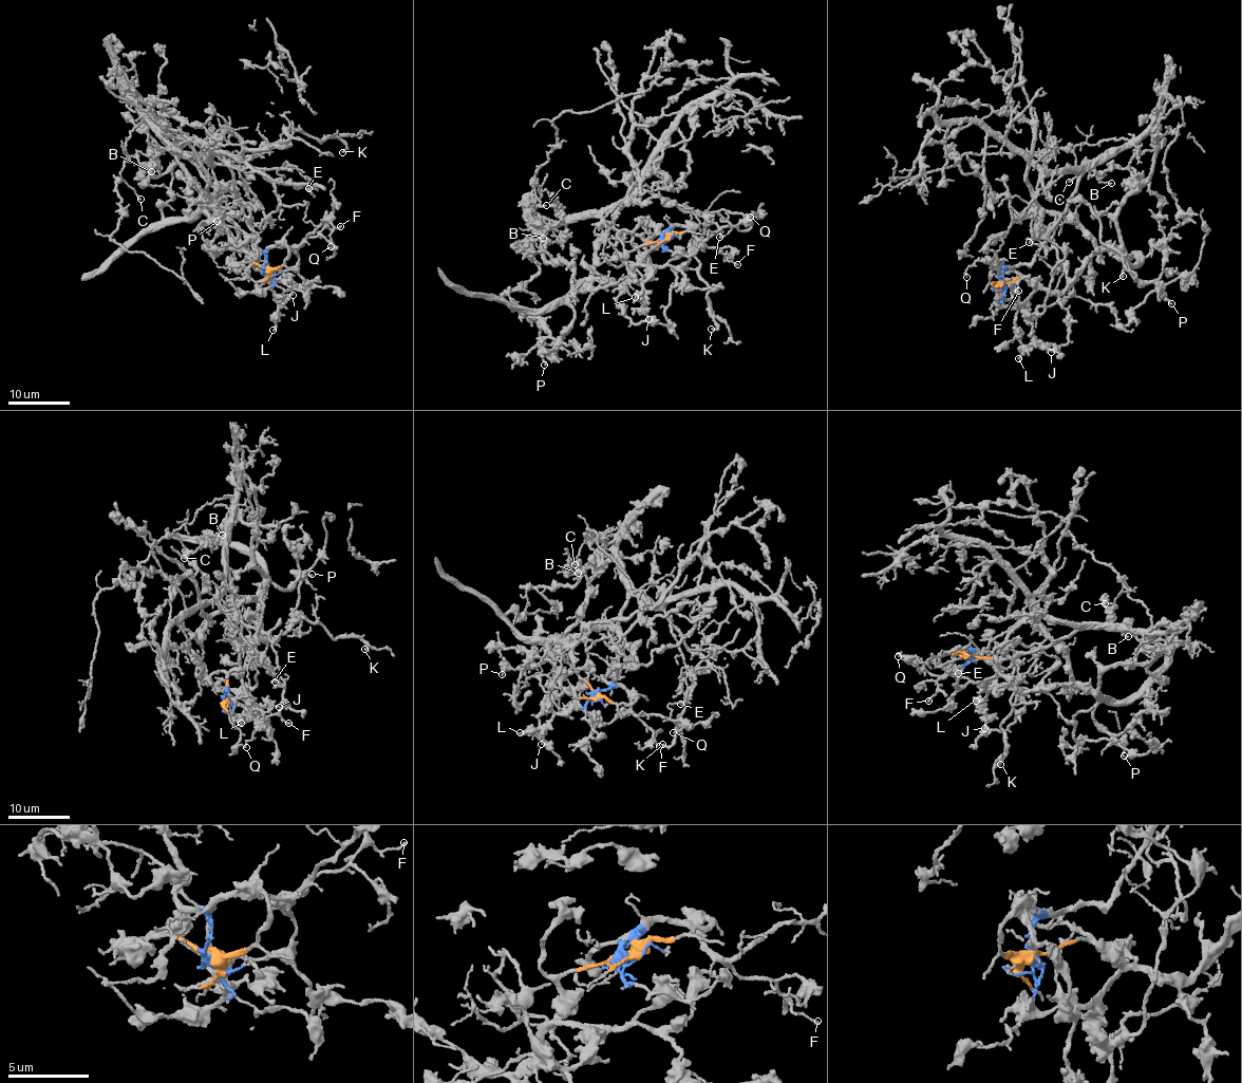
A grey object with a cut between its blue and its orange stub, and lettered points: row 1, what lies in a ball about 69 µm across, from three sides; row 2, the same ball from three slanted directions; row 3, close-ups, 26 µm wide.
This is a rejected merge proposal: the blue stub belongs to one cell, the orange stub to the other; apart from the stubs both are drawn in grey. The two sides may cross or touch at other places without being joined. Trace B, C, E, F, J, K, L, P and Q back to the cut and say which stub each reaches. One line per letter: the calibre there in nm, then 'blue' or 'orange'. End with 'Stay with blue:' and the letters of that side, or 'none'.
B: 130 nm | orange
C: 110 nm | blue
E: 130 nm | blue
F: 150 nm | blue
J: 100 nm | orange
K: 160 nm | blue
L: 200 nm | orange
P: 120 nm | orange
Q: 90 nm | blue
Stay with blue: C, E, F, K, Q

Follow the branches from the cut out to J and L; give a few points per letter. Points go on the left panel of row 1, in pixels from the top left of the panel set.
J: (265, 267), (250, 261), (261, 264), (268, 273), (275, 295), (281, 298), (294, 295)
L: (265, 267), (250, 261), (261, 264), (271, 283), (269, 290), (277, 302), (273, 330)

